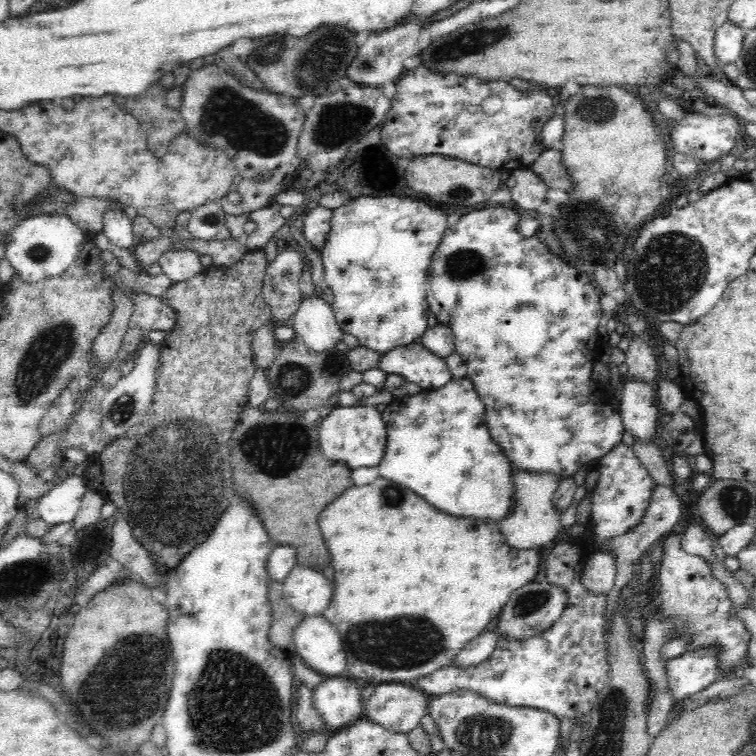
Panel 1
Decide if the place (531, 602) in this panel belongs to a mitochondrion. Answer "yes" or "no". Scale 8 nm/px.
yes

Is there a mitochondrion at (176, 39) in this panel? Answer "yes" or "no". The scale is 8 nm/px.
no

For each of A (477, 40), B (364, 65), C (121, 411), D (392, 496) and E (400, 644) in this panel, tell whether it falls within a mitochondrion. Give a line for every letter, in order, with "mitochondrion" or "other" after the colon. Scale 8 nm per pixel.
A: mitochondrion
B: mitochondrion
C: mitochondrion
D: mitochondrion
E: mitochondrion

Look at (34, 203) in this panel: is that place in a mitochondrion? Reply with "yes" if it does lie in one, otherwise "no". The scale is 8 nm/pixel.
no

